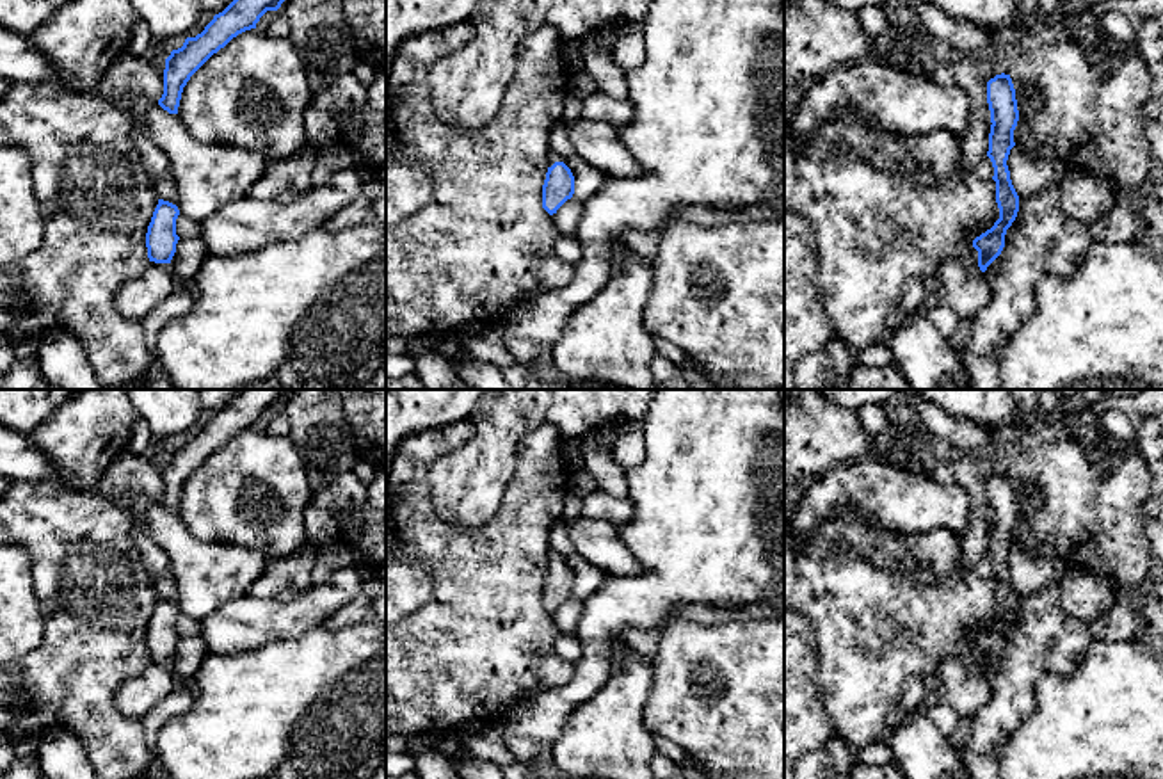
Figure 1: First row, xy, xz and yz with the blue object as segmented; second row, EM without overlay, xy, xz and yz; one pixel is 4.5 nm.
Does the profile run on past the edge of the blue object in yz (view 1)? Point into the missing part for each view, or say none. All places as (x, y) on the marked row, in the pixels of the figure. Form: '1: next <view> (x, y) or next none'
1: next none

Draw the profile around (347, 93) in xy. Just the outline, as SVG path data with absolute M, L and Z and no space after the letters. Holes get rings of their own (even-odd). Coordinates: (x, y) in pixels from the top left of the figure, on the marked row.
M345 73L331 85L313 92L311 103L336 117L366 105L368 87L352 73Z

